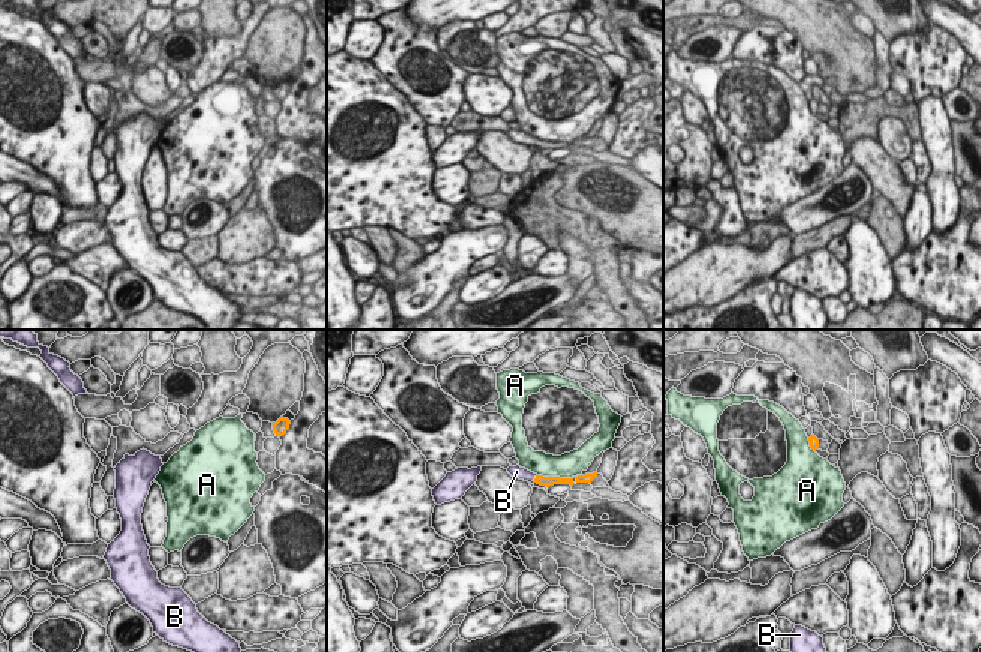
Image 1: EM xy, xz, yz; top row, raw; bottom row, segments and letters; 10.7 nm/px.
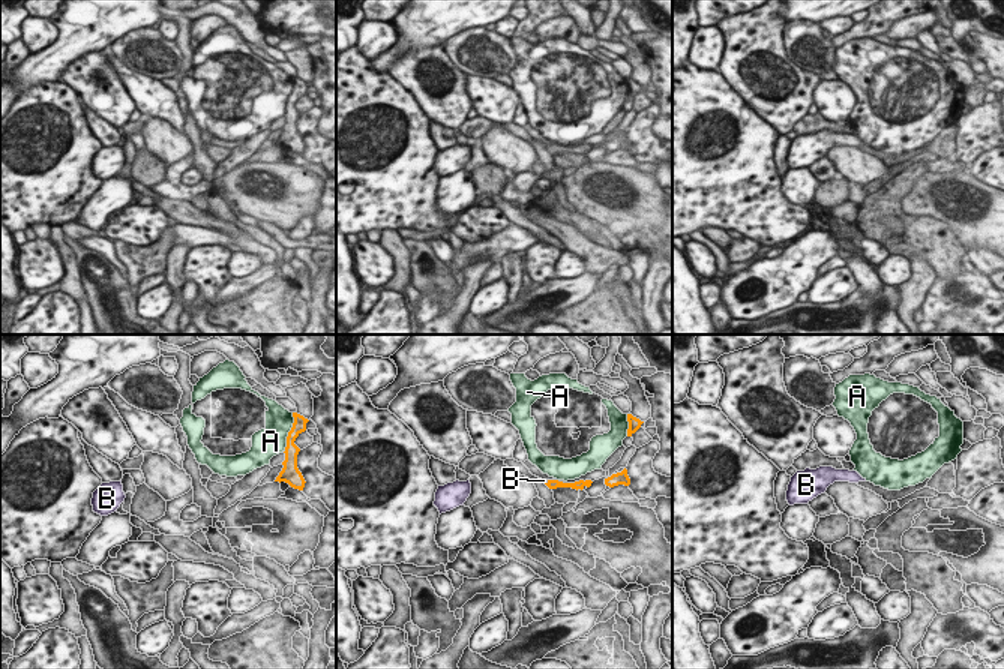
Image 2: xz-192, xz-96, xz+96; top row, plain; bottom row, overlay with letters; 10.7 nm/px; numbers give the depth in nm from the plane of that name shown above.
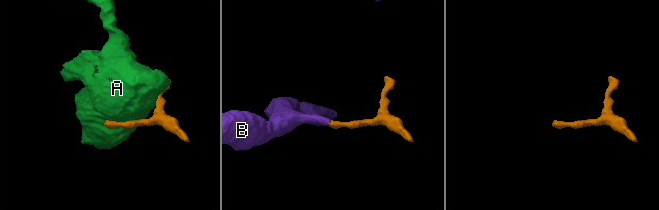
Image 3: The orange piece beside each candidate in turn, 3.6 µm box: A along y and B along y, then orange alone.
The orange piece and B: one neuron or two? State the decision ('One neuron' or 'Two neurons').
One neuron.

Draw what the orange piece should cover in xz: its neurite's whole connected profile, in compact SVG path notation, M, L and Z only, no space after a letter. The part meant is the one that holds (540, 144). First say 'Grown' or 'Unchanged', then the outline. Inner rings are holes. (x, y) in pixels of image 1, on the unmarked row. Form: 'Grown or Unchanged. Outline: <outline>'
Grown. Outline: M519 129L516 130L508 130L507 132L507 136L514 141L514 142L519 142L519 144L524 144L524 145L534 145L540 150L554 150L554 148L570 148L573 150L574 147L590 147L597 141L597 136L592 136L592 138L585 138L585 139L578 139L578 141L572 141L572 142L560 142L560 141L543 141L543 139L537 139L525 132L520 132Z

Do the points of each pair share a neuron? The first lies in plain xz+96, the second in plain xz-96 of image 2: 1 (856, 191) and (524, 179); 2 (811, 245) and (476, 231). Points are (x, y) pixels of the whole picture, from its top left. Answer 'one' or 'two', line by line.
1: one
2: two

